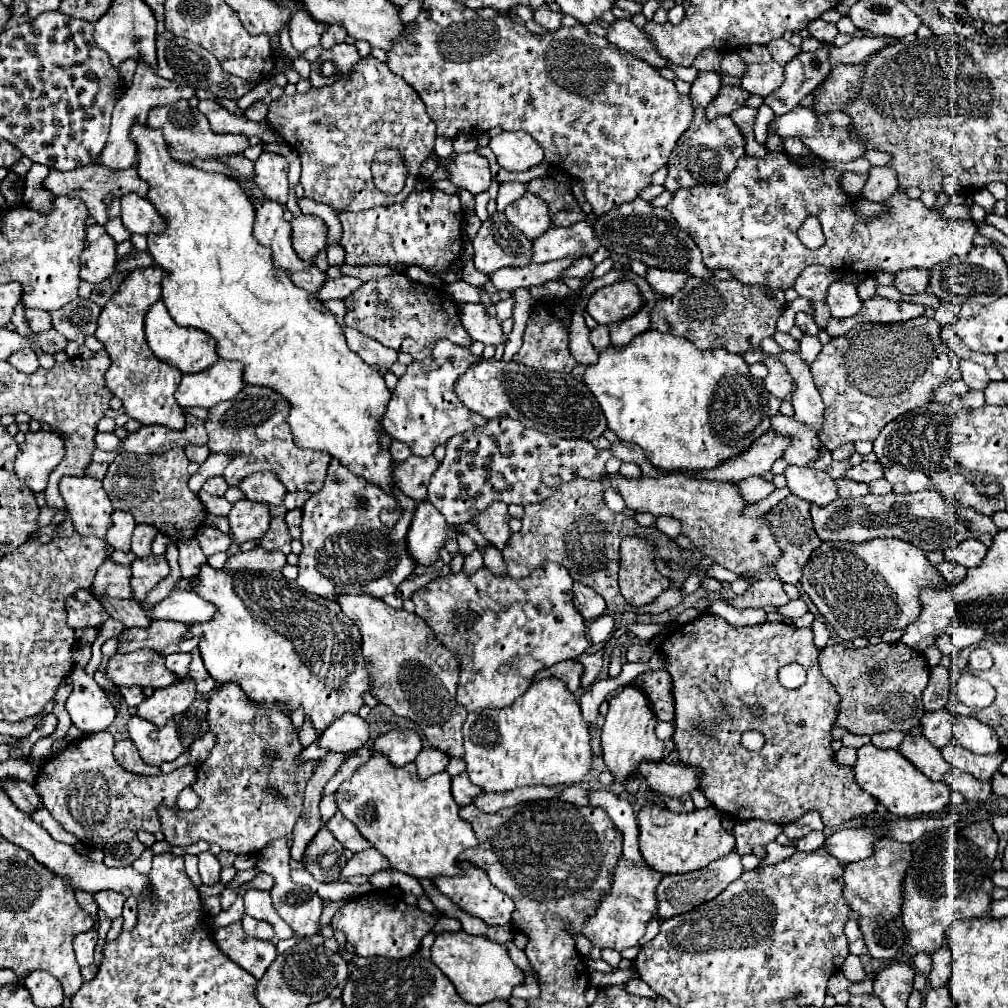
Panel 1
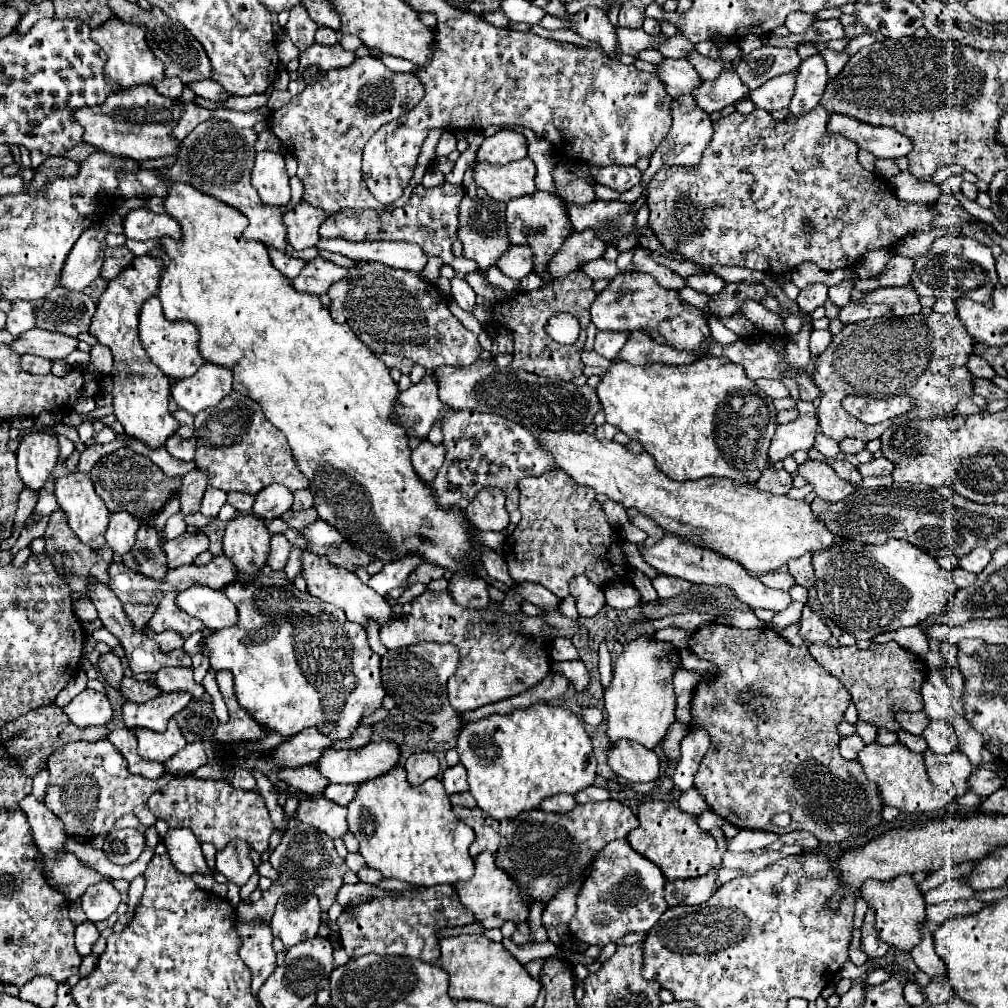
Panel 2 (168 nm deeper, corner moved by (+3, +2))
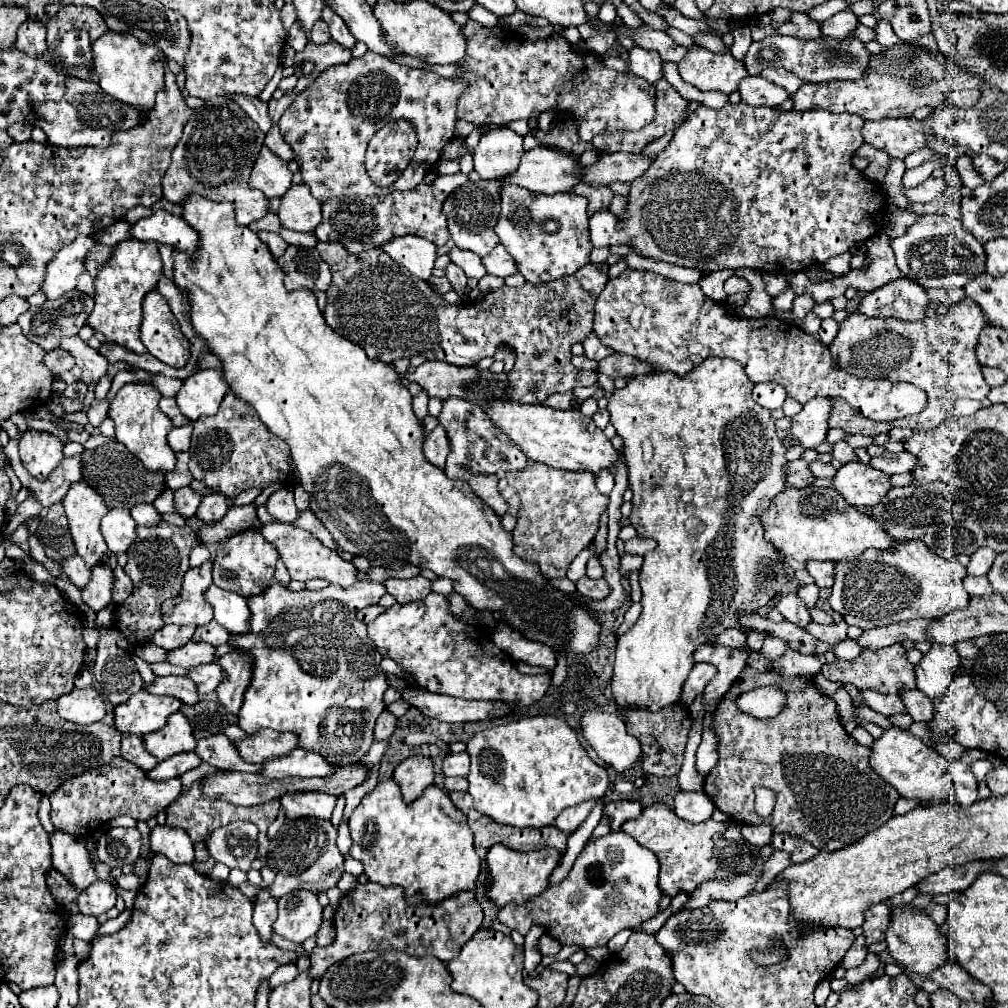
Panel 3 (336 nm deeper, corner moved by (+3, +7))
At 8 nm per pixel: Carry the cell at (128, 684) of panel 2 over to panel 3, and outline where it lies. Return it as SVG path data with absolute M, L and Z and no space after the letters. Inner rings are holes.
M157 677L153 683L143 683L143 689L153 695L171 695L187 705L199 701L195 683L189 677Z

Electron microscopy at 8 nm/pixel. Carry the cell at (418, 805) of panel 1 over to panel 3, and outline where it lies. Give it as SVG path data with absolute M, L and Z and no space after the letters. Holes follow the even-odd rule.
M393 777L379 781L379 785L371 793L367 793L361 799L361 803L355 807L349 819L349 831L353 839L353 847L349 855L363 863L365 875L373 883L401 885L407 897L421 893L427 901L433 901L433 903L449 895L455 895L459 891L475 889L475 881L481 869L481 859L473 845L473 831L467 825L467 815L459 811L451 803L449 795L437 785L431 785L429 789L425 789L421 797L417 797L413 803L405 803L401 789Z

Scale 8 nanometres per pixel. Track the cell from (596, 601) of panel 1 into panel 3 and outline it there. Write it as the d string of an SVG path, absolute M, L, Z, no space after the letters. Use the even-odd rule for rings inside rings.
M581 577L577 581L577 591L589 599L605 599L609 593L609 587L603 579L589 579L589 577Z

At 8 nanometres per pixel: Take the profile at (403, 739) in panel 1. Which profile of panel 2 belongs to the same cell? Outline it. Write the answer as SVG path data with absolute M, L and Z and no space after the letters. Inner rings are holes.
M371 742L359 750L325 748L317 760L317 772L331 784L361 784L389 772L399 762L393 742Z

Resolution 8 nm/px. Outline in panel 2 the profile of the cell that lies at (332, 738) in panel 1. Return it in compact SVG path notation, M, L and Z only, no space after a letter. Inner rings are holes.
M307 728L305 732L295 734L293 738L281 742L271 752L271 762L283 768L299 768L319 760L321 750L331 746L331 740L323 736L317 728Z

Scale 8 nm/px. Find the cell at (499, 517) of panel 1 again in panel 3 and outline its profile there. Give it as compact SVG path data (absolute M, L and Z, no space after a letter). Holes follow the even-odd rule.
M473 475L469 479L469 487L473 489L473 493L485 503L489 505L499 517L503 517L509 509L507 501L501 497L501 493L497 491L497 475Z

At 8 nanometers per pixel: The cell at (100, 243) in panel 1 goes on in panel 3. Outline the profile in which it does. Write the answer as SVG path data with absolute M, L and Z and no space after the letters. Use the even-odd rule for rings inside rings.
M79 235L73 243L65 245L49 263L45 283L41 291L47 299L57 299L67 291L75 289L77 277L85 271L85 259L93 249L95 241L87 235Z

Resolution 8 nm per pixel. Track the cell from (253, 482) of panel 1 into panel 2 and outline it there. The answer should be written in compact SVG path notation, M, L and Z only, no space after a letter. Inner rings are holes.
M271 484L255 496L253 514L263 520L281 518L293 506L293 494L281 484Z

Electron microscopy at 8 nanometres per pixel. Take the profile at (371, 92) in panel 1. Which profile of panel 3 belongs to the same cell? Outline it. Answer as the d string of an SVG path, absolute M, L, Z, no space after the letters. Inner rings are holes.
M367 51L361 59L351 59L345 65L325 69L313 85L299 93L279 119L283 139L291 145L299 171L311 193L325 203L333 197L371 195L381 197L391 191L405 191L417 187L427 171L431 171L441 149L453 139L455 131L455 103L465 91L465 81L453 81L435 73L403 67L383 55ZM387 119L411 119L417 131L417 151L397 183L377 187L365 173L365 149L377 129Z

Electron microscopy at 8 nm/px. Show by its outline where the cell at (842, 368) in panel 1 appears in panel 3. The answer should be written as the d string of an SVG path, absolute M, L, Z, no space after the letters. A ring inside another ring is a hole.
M963 299L957 305L951 305L951 311L945 317L925 317L921 321L901 321L893 317L873 319L859 313L849 315L839 325L839 333L829 345L835 367L857 375L859 379L887 379L913 383L929 395L929 405L917 417L905 417L903 421L891 423L877 423L855 415L855 411L843 399L831 399L833 405L829 415L829 427L869 437L885 433L893 427L933 429L949 417L949 409L957 399L985 399L989 393L989 385L985 383L981 375L981 365L975 357L977 337L983 327L985 317L971 299Z

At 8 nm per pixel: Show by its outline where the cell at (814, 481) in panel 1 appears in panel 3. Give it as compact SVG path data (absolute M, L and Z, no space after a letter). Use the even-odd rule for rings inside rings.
M859 461L841 465L833 477L833 489L843 495L849 505L873 507L891 489L889 477Z

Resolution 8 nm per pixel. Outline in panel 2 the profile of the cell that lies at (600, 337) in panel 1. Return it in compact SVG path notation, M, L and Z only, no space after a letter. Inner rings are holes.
M583 352L583 364L587 364L587 366L601 366L601 368L605 368L605 370L611 366L609 360L597 356L595 352Z

